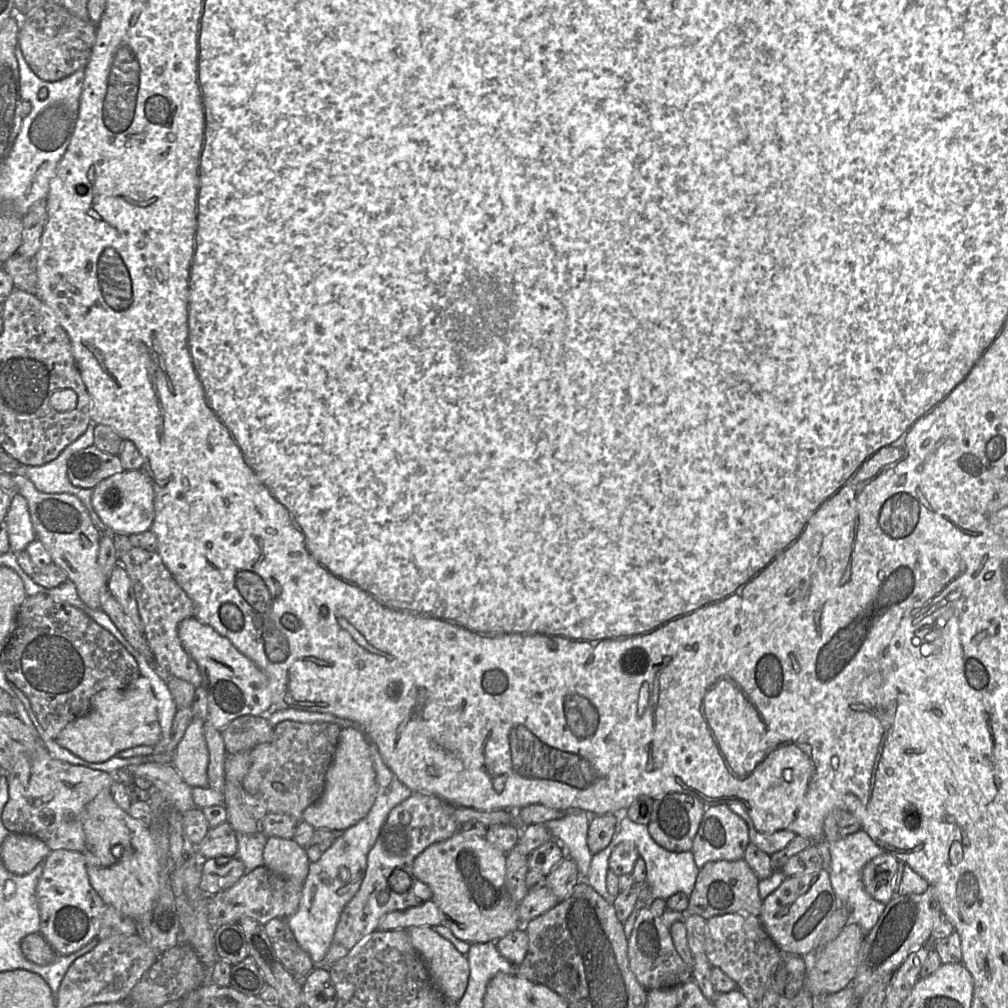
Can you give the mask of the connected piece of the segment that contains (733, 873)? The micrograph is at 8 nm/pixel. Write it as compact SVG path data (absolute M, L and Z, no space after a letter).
M710 861L700 870L689 896L688 911L704 919L727 913L749 913L760 916L763 900L759 896L759 879L745 861Z

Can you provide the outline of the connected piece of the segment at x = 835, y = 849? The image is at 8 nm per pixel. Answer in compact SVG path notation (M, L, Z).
M862 829L827 844L831 855L828 872L838 904L848 910L849 923L857 924L867 934L877 923L886 905L873 899L867 893L862 881L862 869L870 860L882 854L883 850Z

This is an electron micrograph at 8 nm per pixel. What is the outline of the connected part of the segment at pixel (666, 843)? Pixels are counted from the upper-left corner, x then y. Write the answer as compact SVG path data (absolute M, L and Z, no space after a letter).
M669 793L654 798L648 831L668 851L689 851L705 809L702 801L688 794Z

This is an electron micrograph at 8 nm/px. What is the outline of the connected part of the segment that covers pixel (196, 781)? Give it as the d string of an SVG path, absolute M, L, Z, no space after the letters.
M193 718L173 752L173 766L191 787L208 786L208 749L203 729L206 720Z

